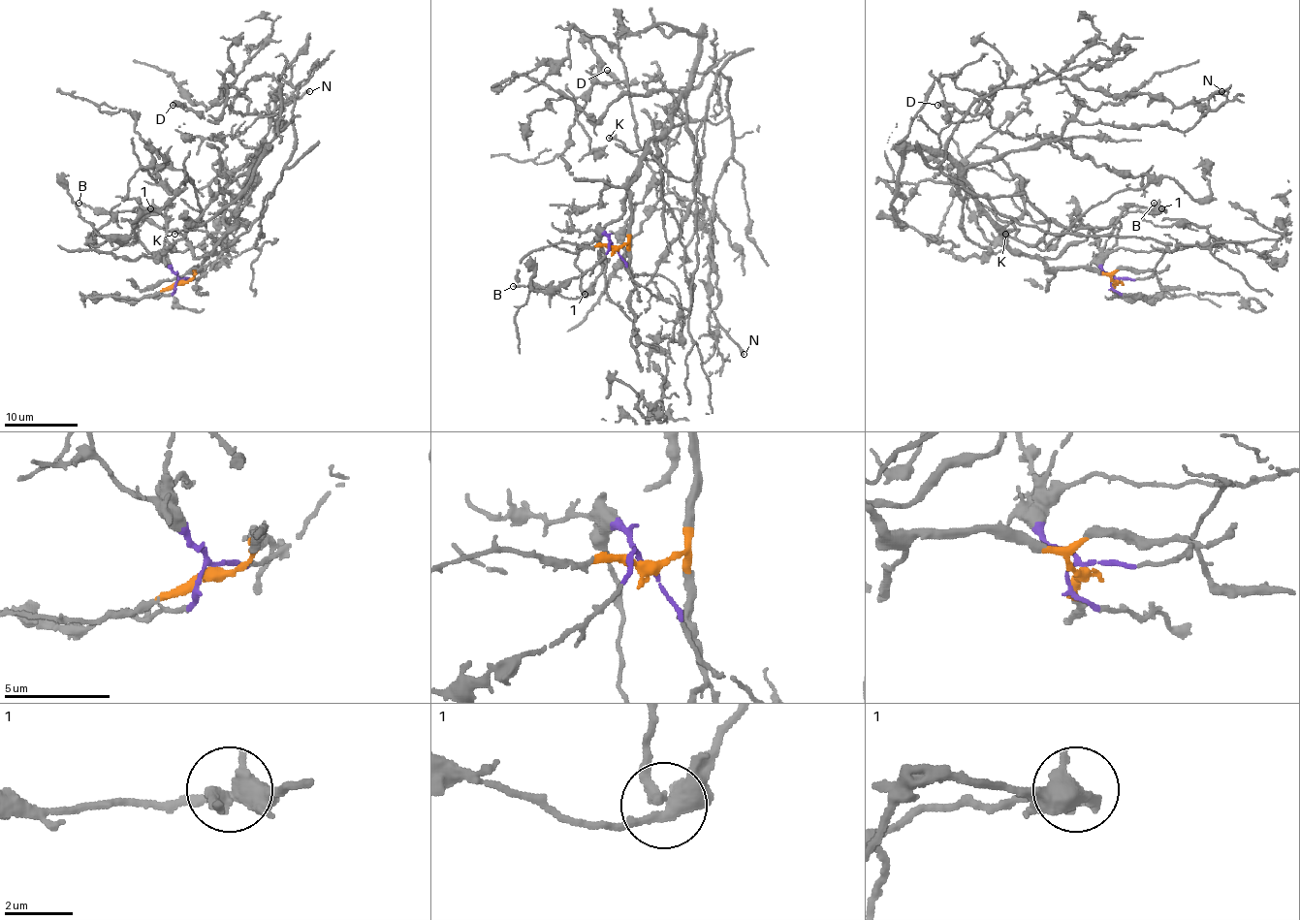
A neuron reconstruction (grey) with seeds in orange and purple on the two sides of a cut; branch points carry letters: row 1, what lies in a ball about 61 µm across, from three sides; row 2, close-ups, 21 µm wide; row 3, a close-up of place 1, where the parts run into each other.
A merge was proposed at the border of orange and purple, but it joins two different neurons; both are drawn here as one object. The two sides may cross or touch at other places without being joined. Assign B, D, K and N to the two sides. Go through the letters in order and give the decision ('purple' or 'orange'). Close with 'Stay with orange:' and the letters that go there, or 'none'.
B: purple
D: purple
K: purple
N: purple
Stay with orange: none

